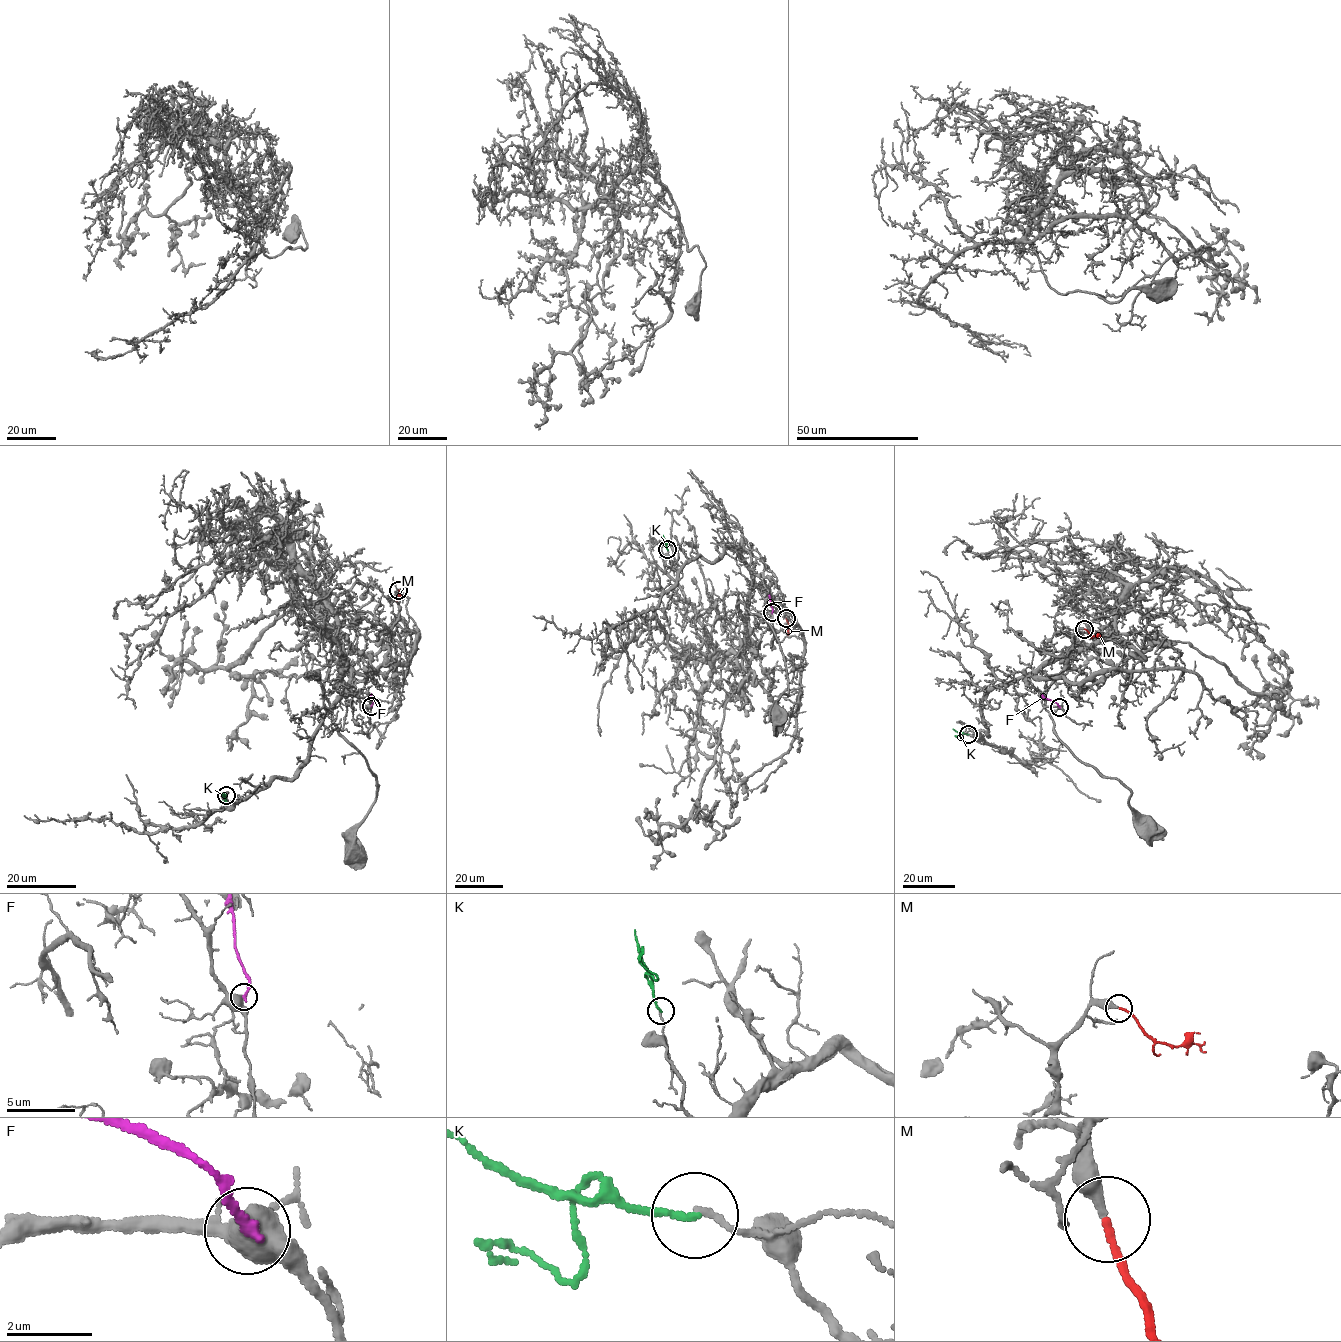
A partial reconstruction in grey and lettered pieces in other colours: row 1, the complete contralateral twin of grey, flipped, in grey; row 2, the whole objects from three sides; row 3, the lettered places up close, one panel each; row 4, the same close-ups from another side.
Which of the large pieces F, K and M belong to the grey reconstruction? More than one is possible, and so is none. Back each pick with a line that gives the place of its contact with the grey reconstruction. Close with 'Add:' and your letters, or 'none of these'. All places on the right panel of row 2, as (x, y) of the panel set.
M: meets grey at (1084, 629)
Add: M

